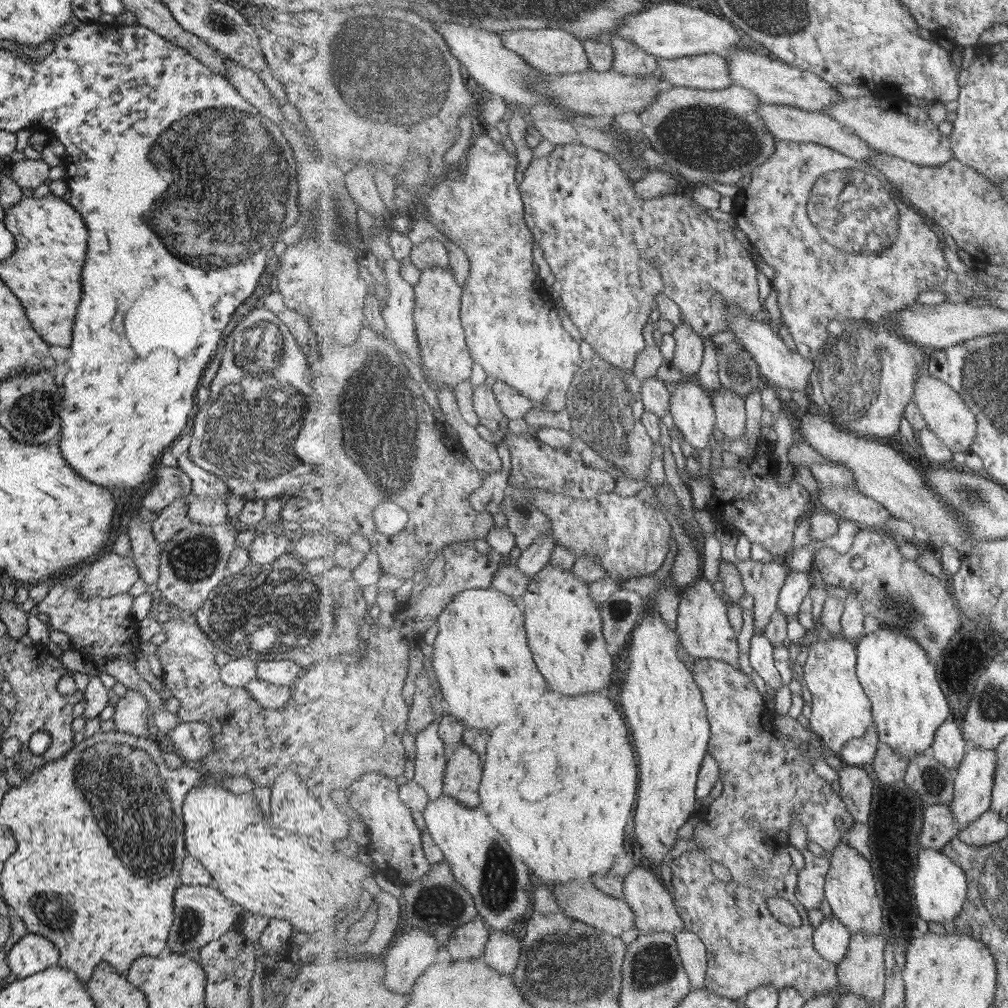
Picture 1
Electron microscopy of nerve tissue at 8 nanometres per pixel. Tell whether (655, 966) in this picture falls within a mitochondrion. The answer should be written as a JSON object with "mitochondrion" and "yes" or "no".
{"mitochondrion":"yes"}

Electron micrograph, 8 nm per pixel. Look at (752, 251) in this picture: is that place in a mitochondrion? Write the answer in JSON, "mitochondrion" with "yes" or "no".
{"mitochondrion":"no"}

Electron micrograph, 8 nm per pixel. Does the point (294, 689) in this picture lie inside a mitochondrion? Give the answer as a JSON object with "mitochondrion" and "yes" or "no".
{"mitochondrion":"no"}

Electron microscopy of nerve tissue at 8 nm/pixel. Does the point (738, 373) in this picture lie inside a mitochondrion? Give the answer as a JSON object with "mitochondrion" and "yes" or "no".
{"mitochondrion":"yes"}

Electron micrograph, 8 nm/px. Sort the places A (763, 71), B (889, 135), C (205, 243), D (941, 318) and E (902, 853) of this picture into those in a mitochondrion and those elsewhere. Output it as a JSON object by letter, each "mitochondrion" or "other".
{"A":"other","B":"other","C":"mitochondrion","D":"other","E":"other"}

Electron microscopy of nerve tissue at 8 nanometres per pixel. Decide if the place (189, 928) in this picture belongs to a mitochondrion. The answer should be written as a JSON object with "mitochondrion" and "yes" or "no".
{"mitochondrion":"yes"}

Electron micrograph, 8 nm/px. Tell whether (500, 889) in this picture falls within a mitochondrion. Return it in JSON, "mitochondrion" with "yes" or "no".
{"mitochondrion":"yes"}

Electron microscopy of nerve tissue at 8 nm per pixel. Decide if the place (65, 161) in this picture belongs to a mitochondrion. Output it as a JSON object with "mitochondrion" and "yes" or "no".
{"mitochondrion":"no"}

